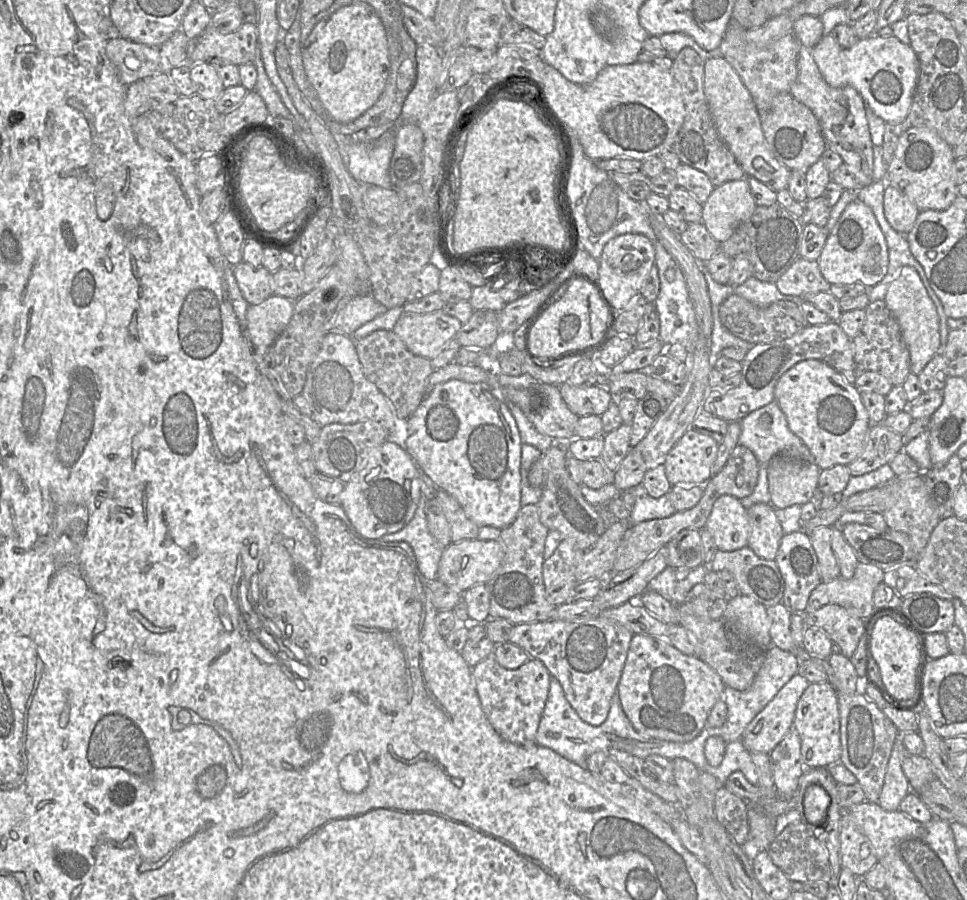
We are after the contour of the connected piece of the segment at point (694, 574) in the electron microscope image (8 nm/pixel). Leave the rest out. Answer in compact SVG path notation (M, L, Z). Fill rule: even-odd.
M699 565L691 568L684 579L677 580L676 568L668 566L649 582L647 590L658 593L676 605L682 605L692 587L703 583L706 571L706 566Z

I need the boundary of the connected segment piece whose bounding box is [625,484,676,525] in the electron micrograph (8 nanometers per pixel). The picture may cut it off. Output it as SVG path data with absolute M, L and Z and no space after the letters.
M642 484L625 491L631 493L635 498L635 504L629 517L631 525L652 519L667 518L676 512L669 493L659 498L653 498L647 493Z

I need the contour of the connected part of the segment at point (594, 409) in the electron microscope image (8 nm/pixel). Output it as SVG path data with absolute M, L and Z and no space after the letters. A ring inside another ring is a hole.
M564 383L559 389L568 408L579 417L601 416L615 402L614 396L602 385L582 388Z

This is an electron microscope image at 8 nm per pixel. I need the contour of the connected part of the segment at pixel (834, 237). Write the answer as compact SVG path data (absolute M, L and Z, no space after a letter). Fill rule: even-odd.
M860 200L850 203L829 232L826 243L817 260L823 277L831 284L863 284L868 288L878 284L887 274L889 253L885 236L872 209Z

